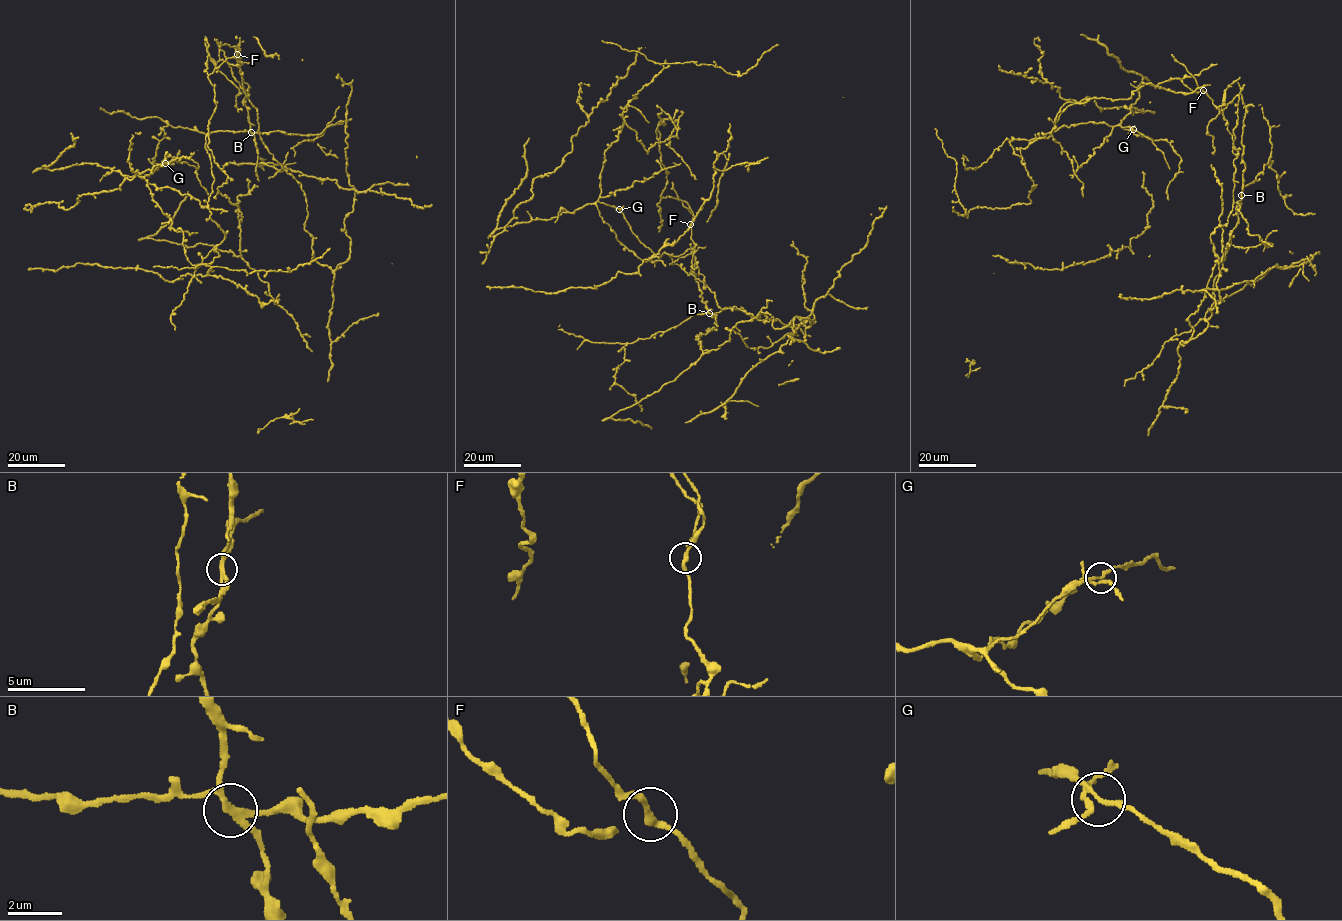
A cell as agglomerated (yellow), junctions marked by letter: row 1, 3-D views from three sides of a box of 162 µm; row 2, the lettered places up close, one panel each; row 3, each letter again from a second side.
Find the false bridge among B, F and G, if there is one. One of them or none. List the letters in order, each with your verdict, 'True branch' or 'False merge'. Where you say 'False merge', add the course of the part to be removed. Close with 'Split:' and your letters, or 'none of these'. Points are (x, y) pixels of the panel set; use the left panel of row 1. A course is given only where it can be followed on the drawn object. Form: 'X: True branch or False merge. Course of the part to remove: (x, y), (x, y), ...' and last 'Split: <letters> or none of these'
B: False merge
F: True branch
G: True branch
Split: B

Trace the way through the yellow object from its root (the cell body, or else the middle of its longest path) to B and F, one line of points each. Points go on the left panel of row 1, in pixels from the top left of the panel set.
B: (219, 187), (227, 175), (207, 146), (216, 107), (208, 77), (237, 54), (248, 86), (243, 102), (251, 132)
F: (219, 187), (227, 175), (207, 146), (216, 107), (214, 84), (208, 77), (227, 58), (241, 58), (237, 54)

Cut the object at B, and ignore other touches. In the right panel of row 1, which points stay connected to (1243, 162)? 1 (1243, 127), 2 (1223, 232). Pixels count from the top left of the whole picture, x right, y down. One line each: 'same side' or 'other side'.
1: same side
2: other side

